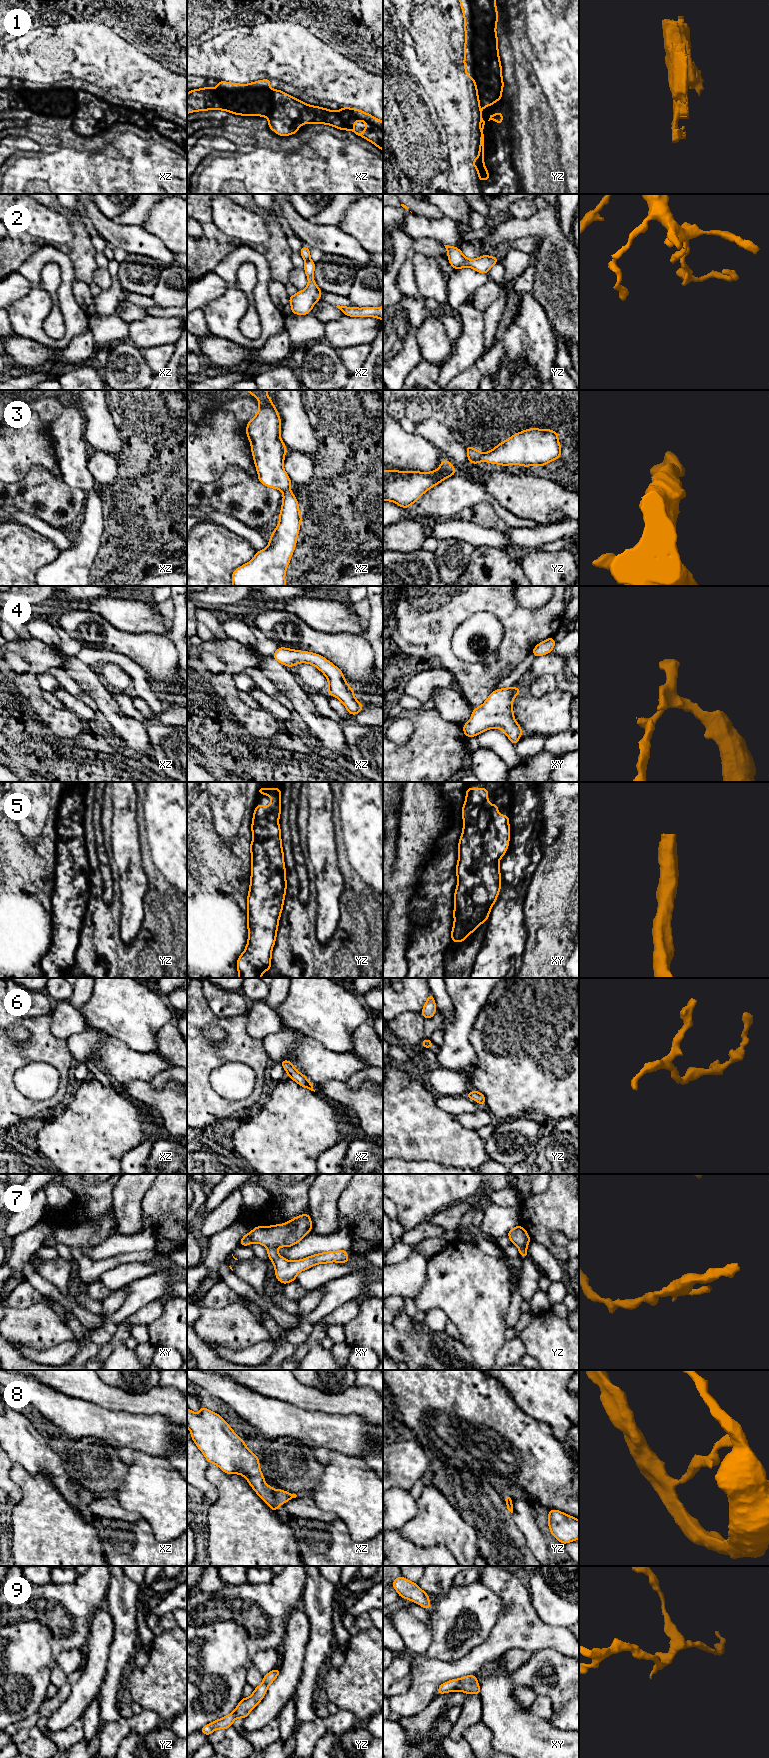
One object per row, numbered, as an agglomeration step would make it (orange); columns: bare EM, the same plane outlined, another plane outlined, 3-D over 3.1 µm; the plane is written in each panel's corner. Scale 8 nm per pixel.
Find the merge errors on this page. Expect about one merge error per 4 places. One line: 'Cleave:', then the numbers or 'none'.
Cleave: 1, 7, 8

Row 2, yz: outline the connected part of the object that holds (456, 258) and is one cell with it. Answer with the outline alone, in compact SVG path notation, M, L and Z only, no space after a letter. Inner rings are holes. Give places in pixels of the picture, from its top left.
M449 245L444 246L447 250L448 261L454 270L462 269L464 267L471 267L479 273L487 274L491 267L500 261L499 258L488 255L482 255L476 259L471 260L466 258L459 248Z

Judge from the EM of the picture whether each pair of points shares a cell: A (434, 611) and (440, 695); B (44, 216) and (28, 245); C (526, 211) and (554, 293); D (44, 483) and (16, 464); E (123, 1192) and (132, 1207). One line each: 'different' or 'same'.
A: different
B: different
C: different
D: different
E: same

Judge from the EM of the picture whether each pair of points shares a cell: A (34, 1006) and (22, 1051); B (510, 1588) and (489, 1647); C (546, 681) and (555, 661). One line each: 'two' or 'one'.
A: two
B: one
C: two

